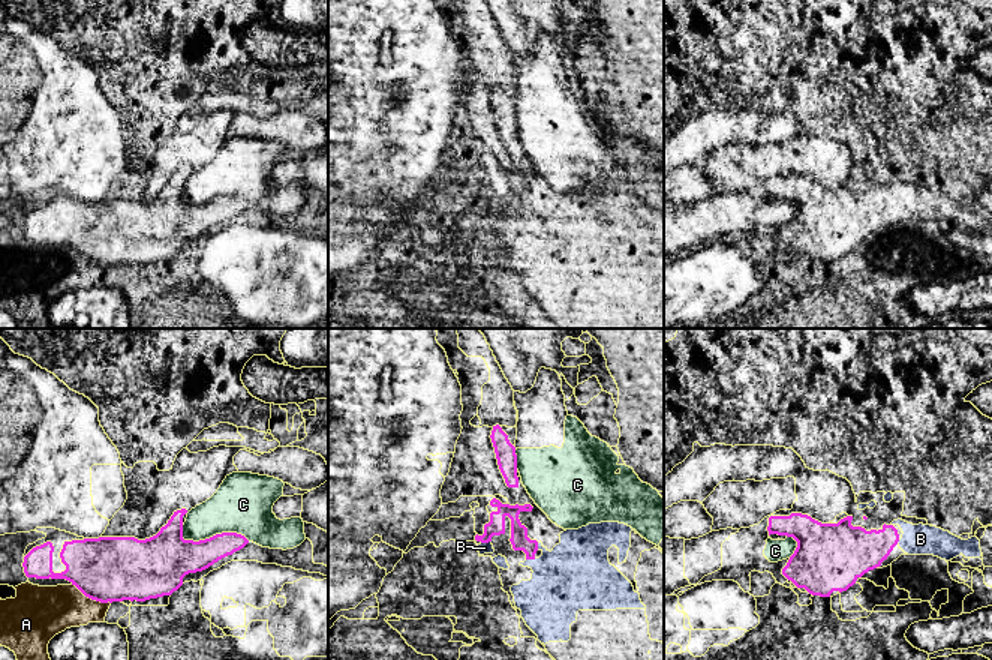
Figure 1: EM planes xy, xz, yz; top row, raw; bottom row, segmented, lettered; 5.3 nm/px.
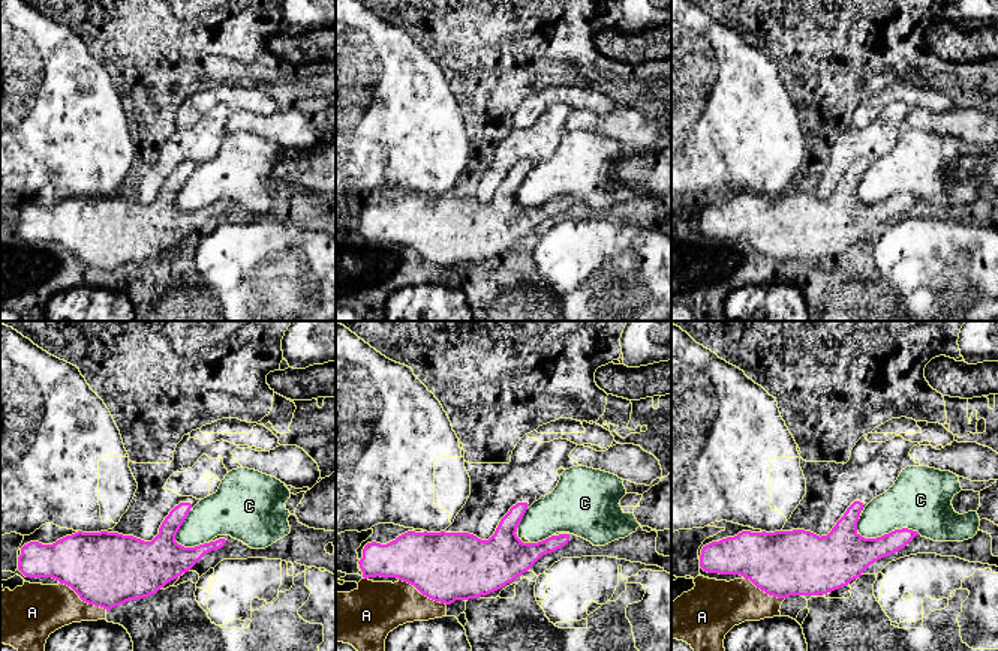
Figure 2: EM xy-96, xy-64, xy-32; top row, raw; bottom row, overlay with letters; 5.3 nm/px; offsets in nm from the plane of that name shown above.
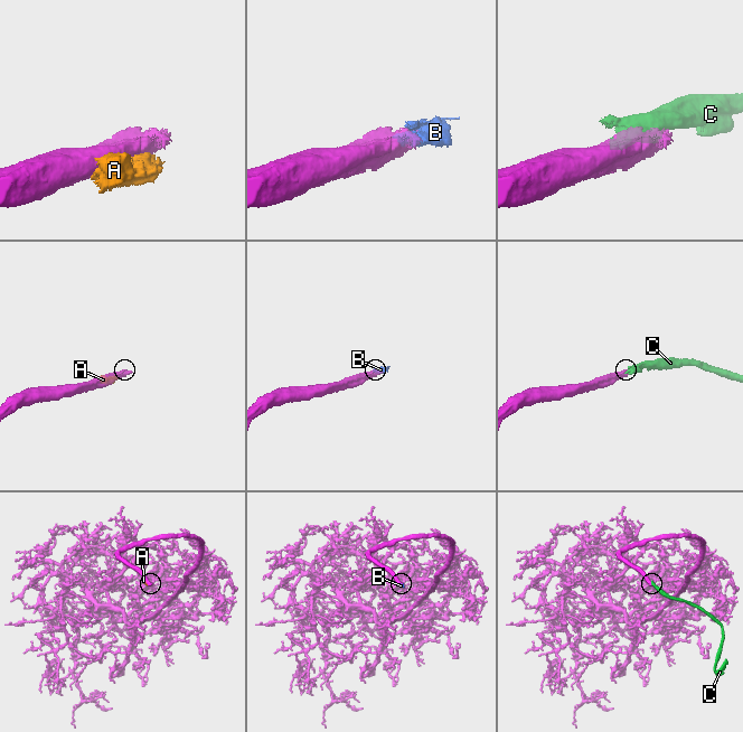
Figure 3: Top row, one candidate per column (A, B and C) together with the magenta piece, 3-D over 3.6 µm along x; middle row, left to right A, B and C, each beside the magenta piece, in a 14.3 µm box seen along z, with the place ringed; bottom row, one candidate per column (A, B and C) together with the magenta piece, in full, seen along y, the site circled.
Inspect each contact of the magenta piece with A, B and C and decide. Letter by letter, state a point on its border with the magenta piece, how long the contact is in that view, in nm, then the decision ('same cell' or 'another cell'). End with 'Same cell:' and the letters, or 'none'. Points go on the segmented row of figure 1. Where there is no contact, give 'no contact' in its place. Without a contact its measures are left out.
A: contact xy (92, 599); length 240 nm; another cell
B: contact xz (486, 542); length 60 nm; same cell
C: contact xy (210, 537); length 380 nm; another cell
Same cell: B

